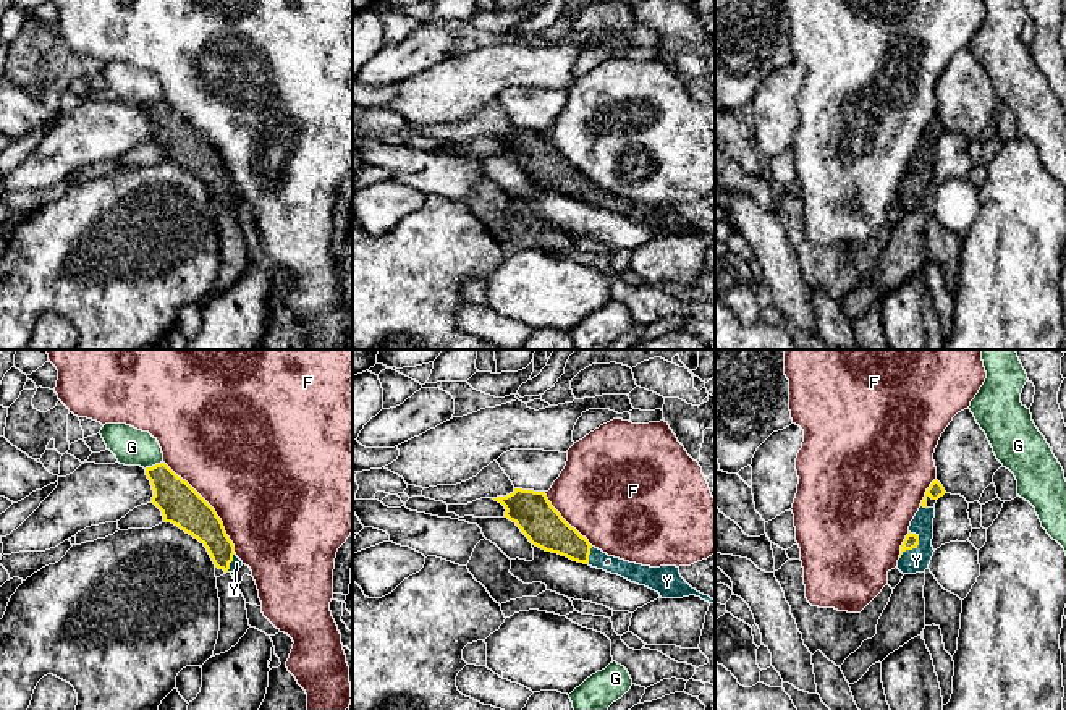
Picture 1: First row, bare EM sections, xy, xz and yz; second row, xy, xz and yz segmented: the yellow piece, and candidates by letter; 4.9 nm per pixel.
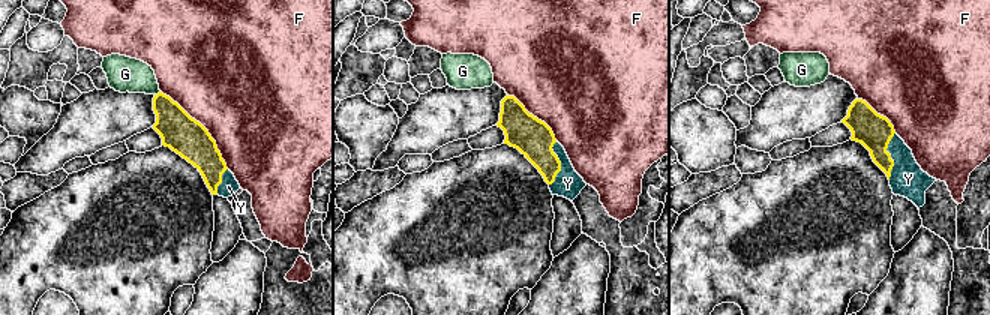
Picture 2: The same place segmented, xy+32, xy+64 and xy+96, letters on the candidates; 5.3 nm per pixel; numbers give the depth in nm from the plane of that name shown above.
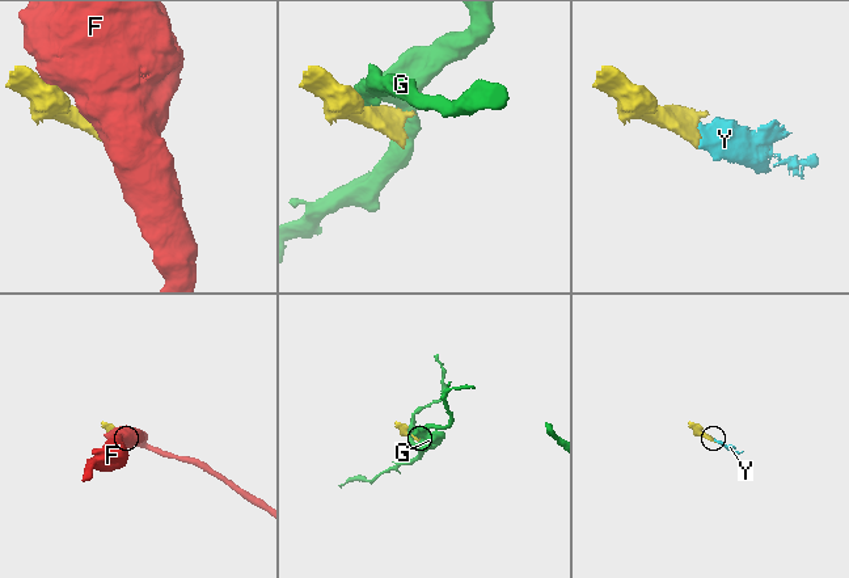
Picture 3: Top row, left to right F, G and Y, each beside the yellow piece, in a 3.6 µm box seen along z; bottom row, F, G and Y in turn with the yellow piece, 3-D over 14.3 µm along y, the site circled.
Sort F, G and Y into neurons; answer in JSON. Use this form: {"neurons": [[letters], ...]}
{"neurons": [["F"], ["G"], ["Y"]]}

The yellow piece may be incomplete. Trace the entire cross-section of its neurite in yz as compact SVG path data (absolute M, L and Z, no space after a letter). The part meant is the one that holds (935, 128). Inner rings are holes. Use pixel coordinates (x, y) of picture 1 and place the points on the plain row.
M937 116L927 126L920 146L911 158L909 171L901 183L896 205L903 212L916 212L929 207L935 189L932 184L935 146L927 144L927 136L938 137L945 131L943 123Z

